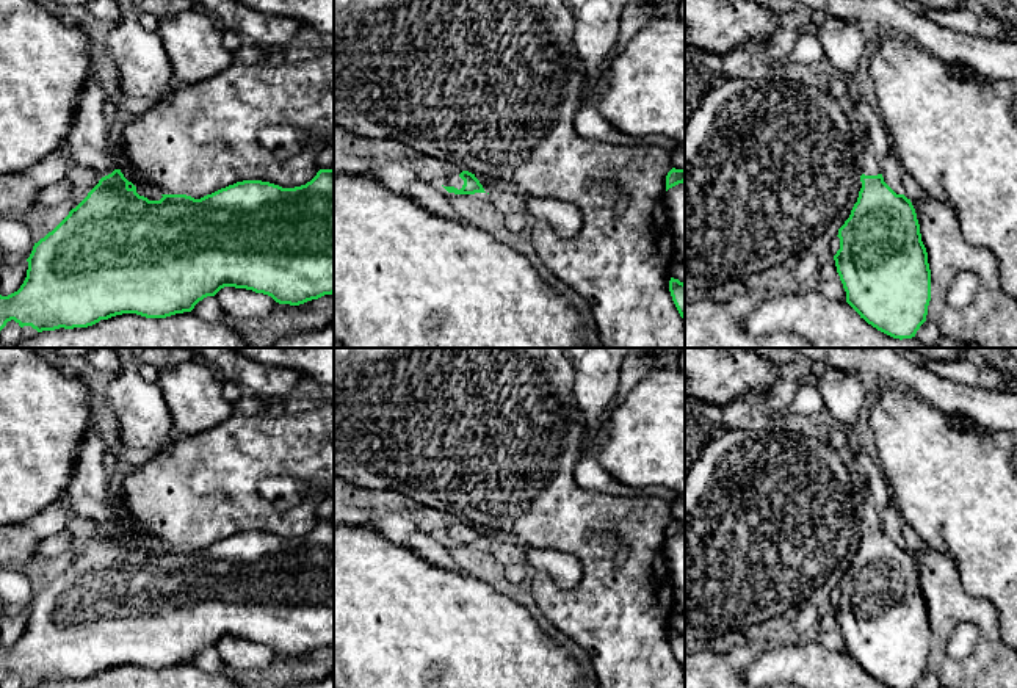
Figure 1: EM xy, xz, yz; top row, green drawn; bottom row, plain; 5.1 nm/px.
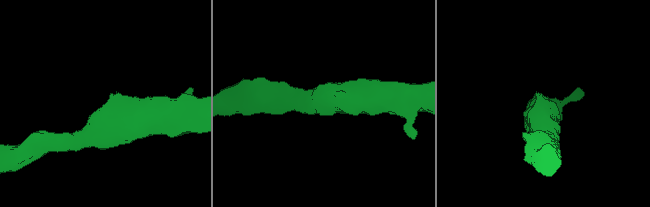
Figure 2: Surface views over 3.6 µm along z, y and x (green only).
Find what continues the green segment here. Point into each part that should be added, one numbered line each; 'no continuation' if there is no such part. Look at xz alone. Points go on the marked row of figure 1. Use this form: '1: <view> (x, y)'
1: xz (455, 181)

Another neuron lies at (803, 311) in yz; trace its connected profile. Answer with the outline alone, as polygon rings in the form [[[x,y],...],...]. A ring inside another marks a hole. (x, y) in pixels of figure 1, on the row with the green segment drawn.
[[[813,285],[785,287],[779,298],[758,302],[741,321],[747,334],[794,334],[812,348],[939,348],[915,337],[893,339],[868,324],[846,301],[831,299]]]

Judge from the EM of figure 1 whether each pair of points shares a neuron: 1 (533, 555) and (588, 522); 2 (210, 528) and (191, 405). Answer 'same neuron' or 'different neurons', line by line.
1: different neurons
2: different neurons

